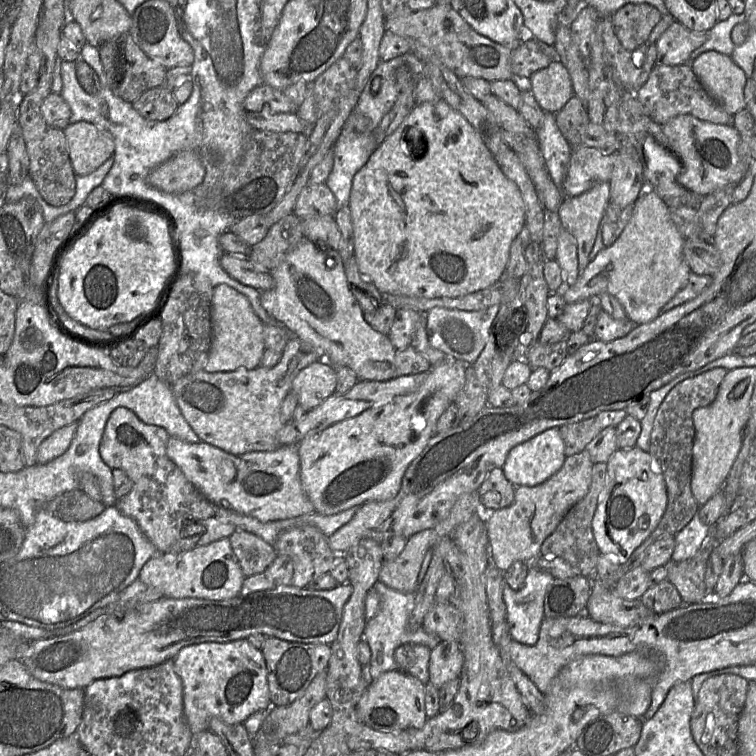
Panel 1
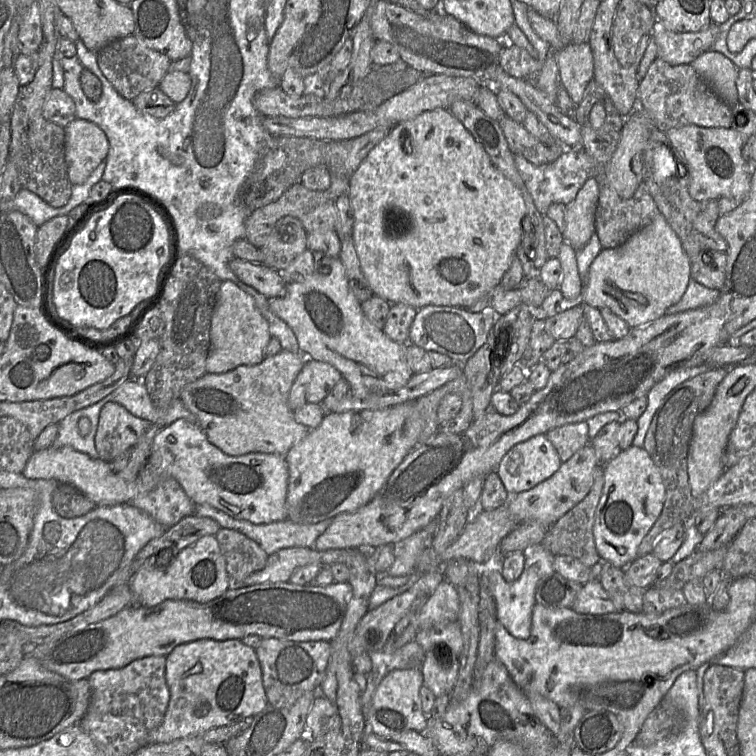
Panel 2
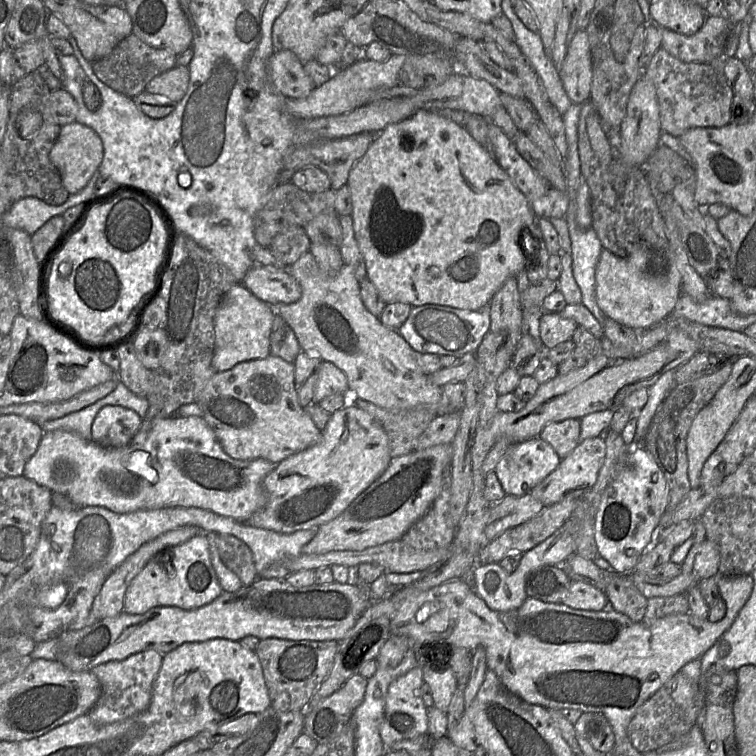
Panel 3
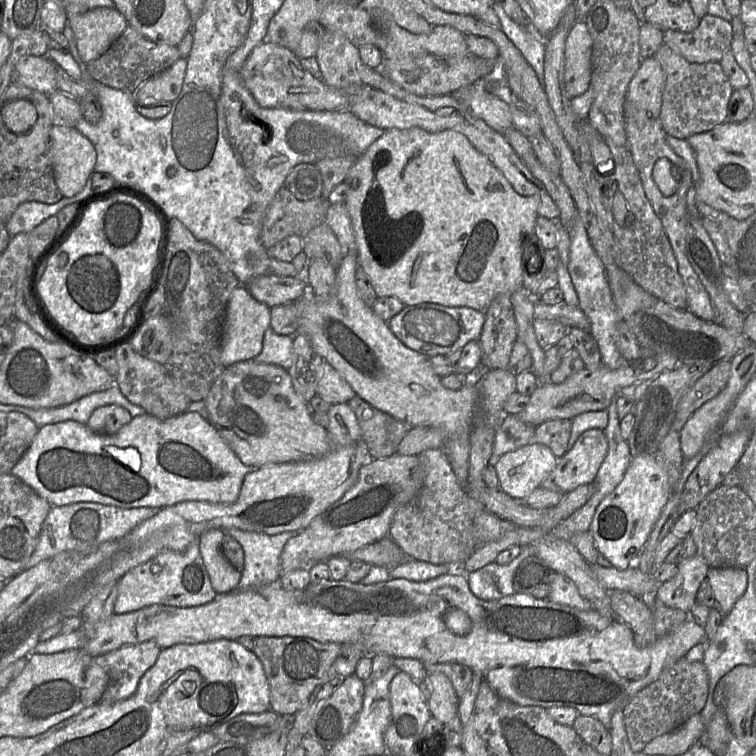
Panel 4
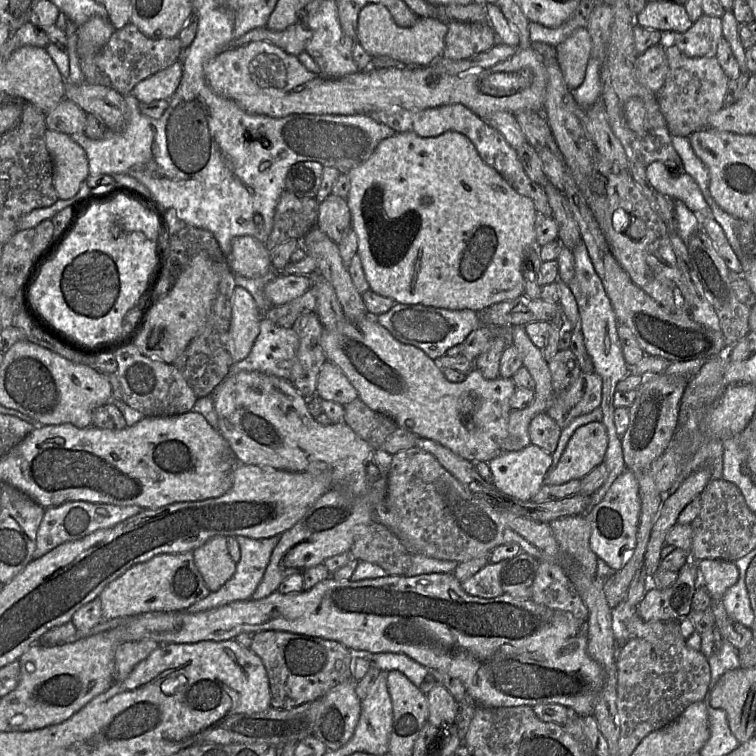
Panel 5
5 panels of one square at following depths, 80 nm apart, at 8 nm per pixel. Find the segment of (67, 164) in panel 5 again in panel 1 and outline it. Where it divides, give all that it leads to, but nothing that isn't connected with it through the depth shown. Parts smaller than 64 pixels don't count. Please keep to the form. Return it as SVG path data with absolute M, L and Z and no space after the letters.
M79 121L69 124L64 133L75 175L92 173L114 154L112 134L93 123Z

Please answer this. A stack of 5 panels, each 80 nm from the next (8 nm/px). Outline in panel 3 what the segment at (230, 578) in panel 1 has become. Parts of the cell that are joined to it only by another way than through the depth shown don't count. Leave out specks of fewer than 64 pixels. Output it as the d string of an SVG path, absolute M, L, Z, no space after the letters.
M205 533L189 541L159 551L131 580L125 592L122 611L143 614L157 606L194 609L209 604L223 593L211 563L209 542Z

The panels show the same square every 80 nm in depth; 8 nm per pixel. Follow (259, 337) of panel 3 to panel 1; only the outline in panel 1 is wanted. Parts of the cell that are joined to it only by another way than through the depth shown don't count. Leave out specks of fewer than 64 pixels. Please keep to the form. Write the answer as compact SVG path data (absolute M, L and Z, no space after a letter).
M219 284L213 291L211 316L212 343L203 370L214 373L259 367L265 350L264 323L256 315L248 299L227 284Z

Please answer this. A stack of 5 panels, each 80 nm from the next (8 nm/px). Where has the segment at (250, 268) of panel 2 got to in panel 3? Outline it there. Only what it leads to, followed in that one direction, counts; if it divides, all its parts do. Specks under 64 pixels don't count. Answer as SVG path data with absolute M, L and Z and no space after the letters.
M254 265L241 283L256 298L273 308L294 303L302 295L299 283L288 269L283 267Z

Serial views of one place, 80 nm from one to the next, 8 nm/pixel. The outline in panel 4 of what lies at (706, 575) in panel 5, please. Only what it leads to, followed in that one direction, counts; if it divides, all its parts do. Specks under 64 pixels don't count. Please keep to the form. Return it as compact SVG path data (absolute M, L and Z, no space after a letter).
M710 567L706 580L709 582L716 605L727 615L748 587L748 573L737 567Z

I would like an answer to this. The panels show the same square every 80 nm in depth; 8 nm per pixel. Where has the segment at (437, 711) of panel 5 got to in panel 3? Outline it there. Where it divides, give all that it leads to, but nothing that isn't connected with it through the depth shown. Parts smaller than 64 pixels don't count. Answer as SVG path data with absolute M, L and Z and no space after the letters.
M431 665L422 666L422 676L433 697L433 706L448 712L450 702L457 690L457 681L452 669L435 669Z

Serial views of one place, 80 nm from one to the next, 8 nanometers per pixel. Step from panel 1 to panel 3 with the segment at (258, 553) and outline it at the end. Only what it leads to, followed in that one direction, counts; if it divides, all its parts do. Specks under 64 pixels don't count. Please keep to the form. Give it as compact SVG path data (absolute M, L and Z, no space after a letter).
M218 534L216 545L223 563L238 576L244 586L258 578L253 554L242 540L232 535Z

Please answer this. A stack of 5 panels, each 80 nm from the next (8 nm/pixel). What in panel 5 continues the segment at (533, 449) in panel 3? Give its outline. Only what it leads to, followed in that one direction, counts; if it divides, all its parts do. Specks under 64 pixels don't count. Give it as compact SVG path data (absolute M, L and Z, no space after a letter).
M532 443L518 451L503 452L489 461L492 484L507 496L531 501L545 483L551 464L552 455Z

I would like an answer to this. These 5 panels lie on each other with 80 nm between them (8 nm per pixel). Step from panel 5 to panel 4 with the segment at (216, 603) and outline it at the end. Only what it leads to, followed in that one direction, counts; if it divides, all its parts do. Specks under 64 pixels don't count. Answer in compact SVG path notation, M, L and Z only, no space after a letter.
M240 529L224 530L235 539L244 551L244 566L237 590L261 588L279 582L280 556L286 542L297 532L267 535Z

